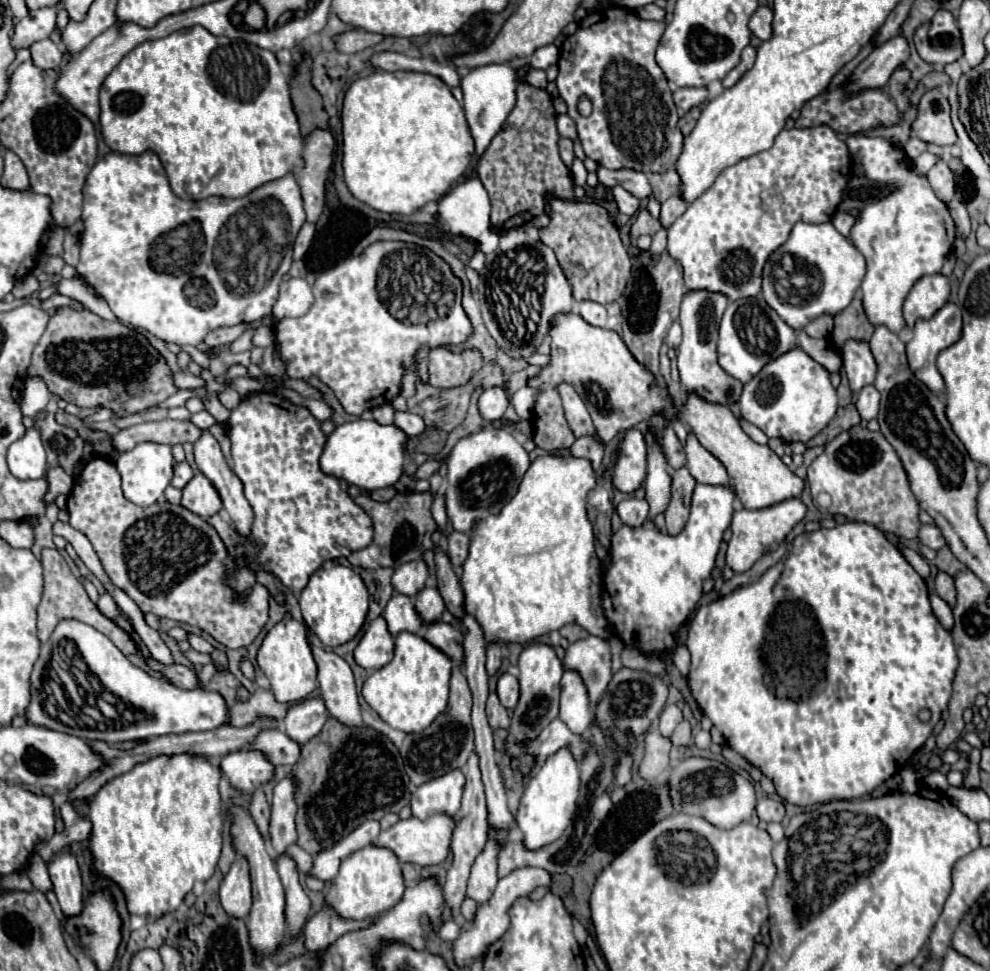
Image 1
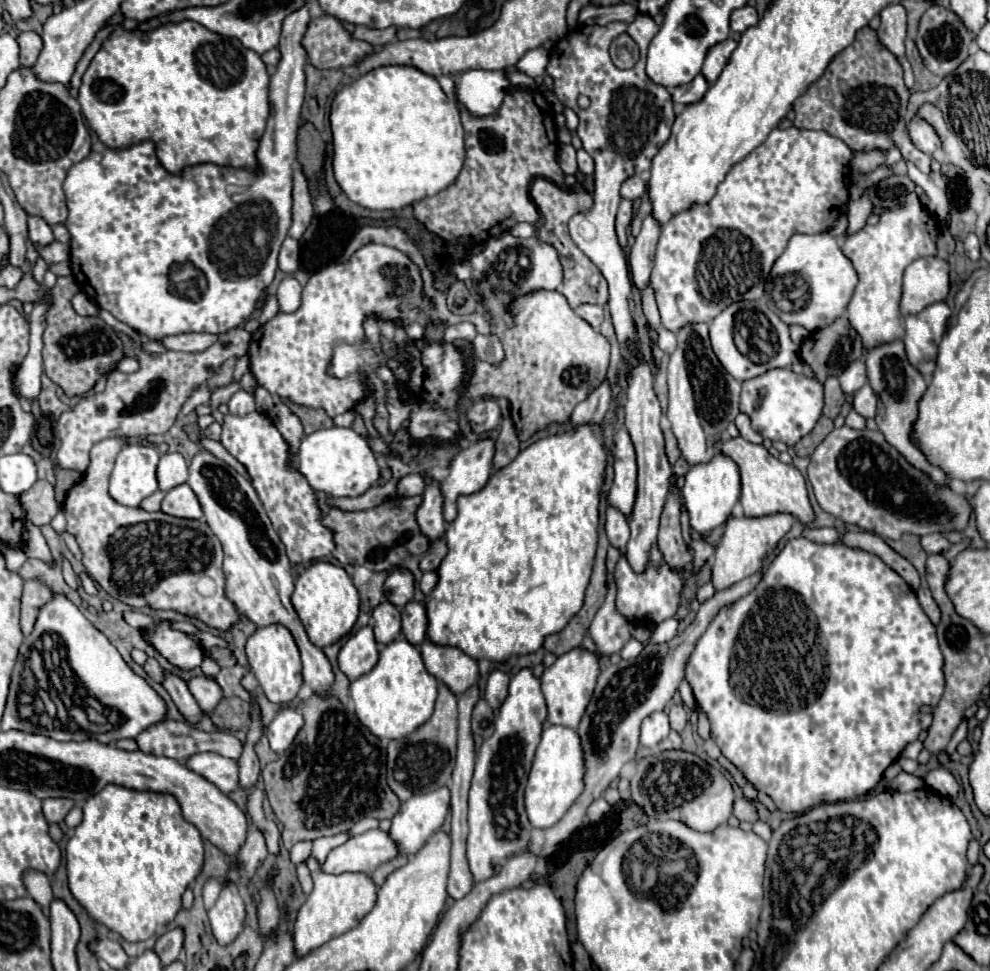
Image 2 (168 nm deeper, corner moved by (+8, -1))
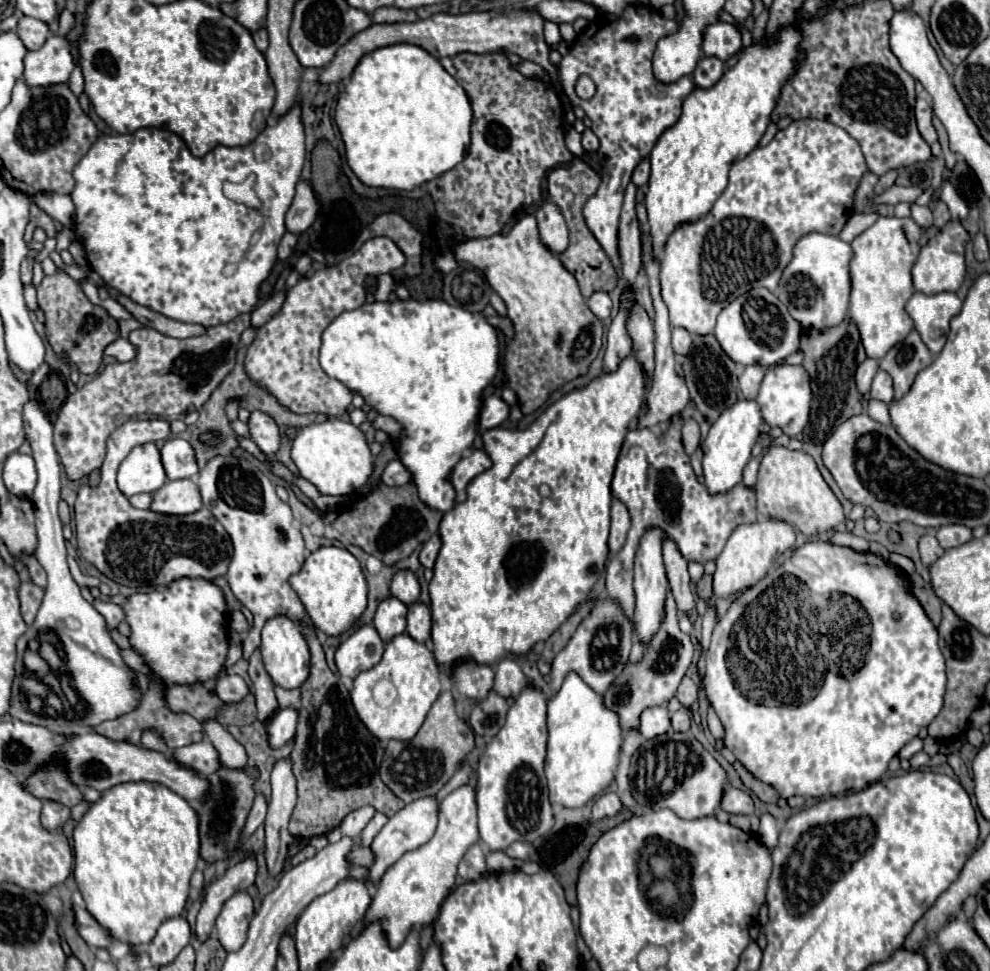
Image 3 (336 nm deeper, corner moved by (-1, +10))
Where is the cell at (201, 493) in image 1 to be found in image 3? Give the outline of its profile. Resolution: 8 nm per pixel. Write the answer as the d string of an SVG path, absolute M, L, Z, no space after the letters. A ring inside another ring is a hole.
M191 479L167 481L159 491L153 493L151 509L167 515L187 515L203 507L199 489Z

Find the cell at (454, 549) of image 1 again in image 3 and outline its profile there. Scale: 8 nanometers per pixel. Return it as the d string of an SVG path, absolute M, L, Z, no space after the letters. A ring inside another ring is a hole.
M433 535L433 537L423 545L423 549L421 549L421 553L419 553L421 565L427 567L427 569L431 569L433 563L435 563L435 559L437 559L437 553L439 553L439 535Z

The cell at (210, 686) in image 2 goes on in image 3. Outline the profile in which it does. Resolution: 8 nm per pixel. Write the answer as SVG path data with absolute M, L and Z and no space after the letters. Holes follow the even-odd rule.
M221 675L215 683L215 693L223 703L237 703L247 695L247 685L239 675Z

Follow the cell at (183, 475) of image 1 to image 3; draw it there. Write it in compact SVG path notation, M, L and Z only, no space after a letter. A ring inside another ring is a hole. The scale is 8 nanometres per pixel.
M175 437L167 439L167 443L161 449L161 461L167 473L167 479L189 479L195 473L199 473L195 451L189 445L189 441Z

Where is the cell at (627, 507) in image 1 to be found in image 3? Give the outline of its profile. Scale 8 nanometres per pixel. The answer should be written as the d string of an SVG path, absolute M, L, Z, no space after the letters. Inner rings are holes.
M613 499L613 503L611 503L611 535L609 535L609 551L613 555L623 547L629 527L631 527L631 517L629 517L627 507L619 499Z

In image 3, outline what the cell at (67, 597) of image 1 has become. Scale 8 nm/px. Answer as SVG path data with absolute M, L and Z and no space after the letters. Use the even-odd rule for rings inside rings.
M23 583L21 589L19 589L19 599L21 599L21 615L25 619L27 625L31 625L35 621L35 615L37 615L37 609L43 601L43 595L45 595L45 589L35 585L35 583Z

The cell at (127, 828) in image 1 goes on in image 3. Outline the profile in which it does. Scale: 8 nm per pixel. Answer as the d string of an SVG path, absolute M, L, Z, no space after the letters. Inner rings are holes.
M139 781L139 783L119 783L107 791L103 791L101 799L95 801L89 811L83 815L83 819L77 823L77 827L73 833L73 850L74 850L74 865L73 876L77 881L77 887L87 903L89 913L97 919L99 925L103 925L105 929L111 931L113 939L117 941L127 941L127 943L149 943L155 933L157 927L171 917L179 917L185 909L187 897L189 897L189 879L195 871L197 859L199 859L199 817L195 813L195 809L177 793L173 793L169 787L161 785L161 783L147 783L147 781Z

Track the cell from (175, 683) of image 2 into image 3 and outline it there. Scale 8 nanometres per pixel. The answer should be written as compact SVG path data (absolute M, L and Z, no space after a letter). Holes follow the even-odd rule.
M207 719L203 721L203 729L205 729L205 739L213 743L213 747L219 751L221 763L229 769L247 769L247 753L245 747L235 741L235 737L215 719Z

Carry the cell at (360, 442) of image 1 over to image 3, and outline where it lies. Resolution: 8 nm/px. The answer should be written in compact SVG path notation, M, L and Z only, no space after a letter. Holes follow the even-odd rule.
M327 419L305 427L293 441L291 457L299 473L309 479L321 493L349 495L367 485L373 473L373 455L367 445L365 433L343 419Z

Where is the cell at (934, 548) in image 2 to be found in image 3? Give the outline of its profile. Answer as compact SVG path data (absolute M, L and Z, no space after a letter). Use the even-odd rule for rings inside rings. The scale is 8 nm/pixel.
M943 525L937 529L937 541L943 549L959 547L971 539L971 529L965 525Z

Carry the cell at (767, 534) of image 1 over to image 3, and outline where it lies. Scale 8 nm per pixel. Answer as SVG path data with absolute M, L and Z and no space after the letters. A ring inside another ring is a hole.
M765 519L739 525L731 533L731 537L725 543L725 549L717 557L717 569L713 573L713 593L717 597L725 597L757 583L769 573L775 557L781 555L785 549L793 547L793 543L795 543L795 527L783 519Z

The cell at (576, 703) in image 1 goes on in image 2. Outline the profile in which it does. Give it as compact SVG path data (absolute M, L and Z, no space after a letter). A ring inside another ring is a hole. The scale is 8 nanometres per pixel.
M582 646L572 648L570 652L558 656L556 662L550 668L546 668L540 678L542 694L548 704L548 722L550 724L570 724L570 728L576 728L592 698L600 672L602 672L602 668L600 668L598 656Z

